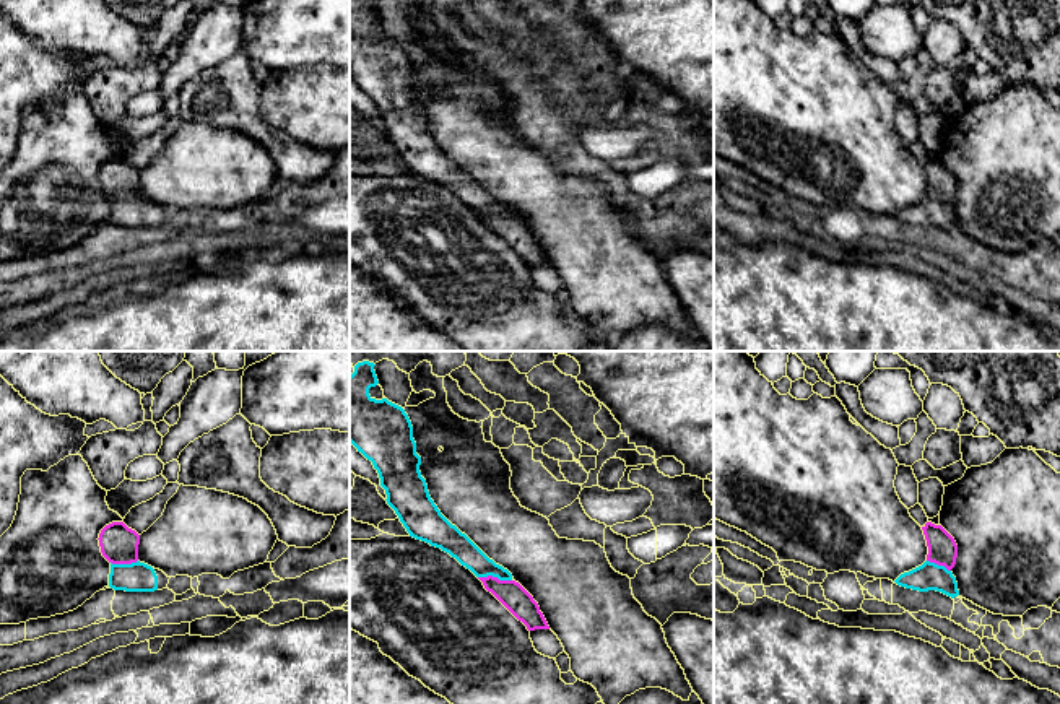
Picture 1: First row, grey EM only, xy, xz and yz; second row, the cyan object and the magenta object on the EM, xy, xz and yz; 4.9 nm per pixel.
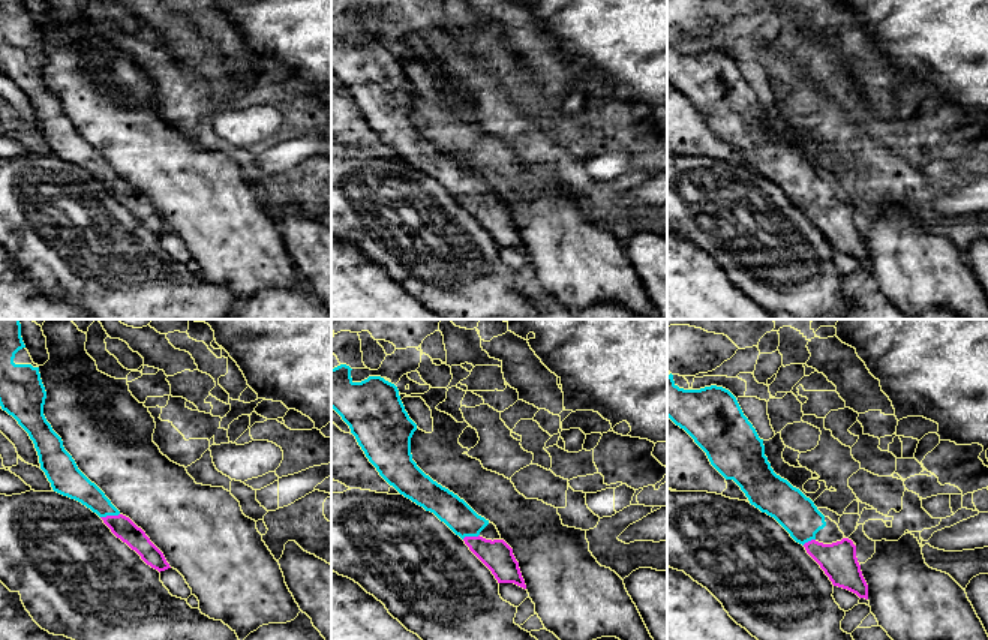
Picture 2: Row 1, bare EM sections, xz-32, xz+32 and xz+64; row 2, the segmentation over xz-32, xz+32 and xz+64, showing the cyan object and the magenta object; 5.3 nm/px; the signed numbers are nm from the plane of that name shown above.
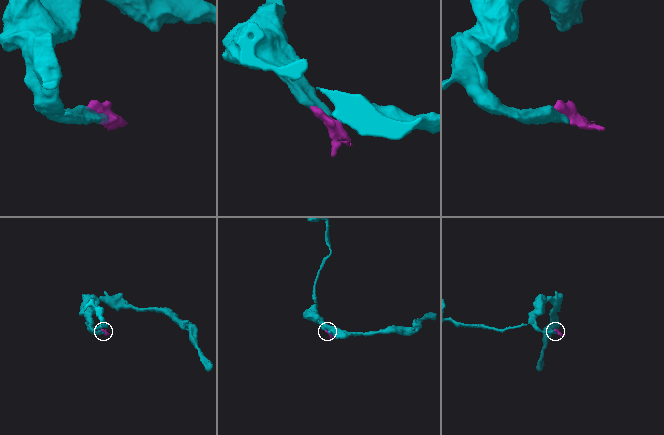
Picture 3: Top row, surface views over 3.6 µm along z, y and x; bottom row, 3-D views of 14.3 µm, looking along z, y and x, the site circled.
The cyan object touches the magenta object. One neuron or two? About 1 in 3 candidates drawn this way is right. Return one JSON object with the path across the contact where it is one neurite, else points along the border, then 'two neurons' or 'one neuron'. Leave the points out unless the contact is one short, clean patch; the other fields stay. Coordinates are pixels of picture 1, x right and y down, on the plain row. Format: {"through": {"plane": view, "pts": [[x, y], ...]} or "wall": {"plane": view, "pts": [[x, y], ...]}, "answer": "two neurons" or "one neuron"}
{"through": {"plane": "xz", "pts": [[456, 179], [495, 212], [511, 230]]}, "answer": "one neuron"}

